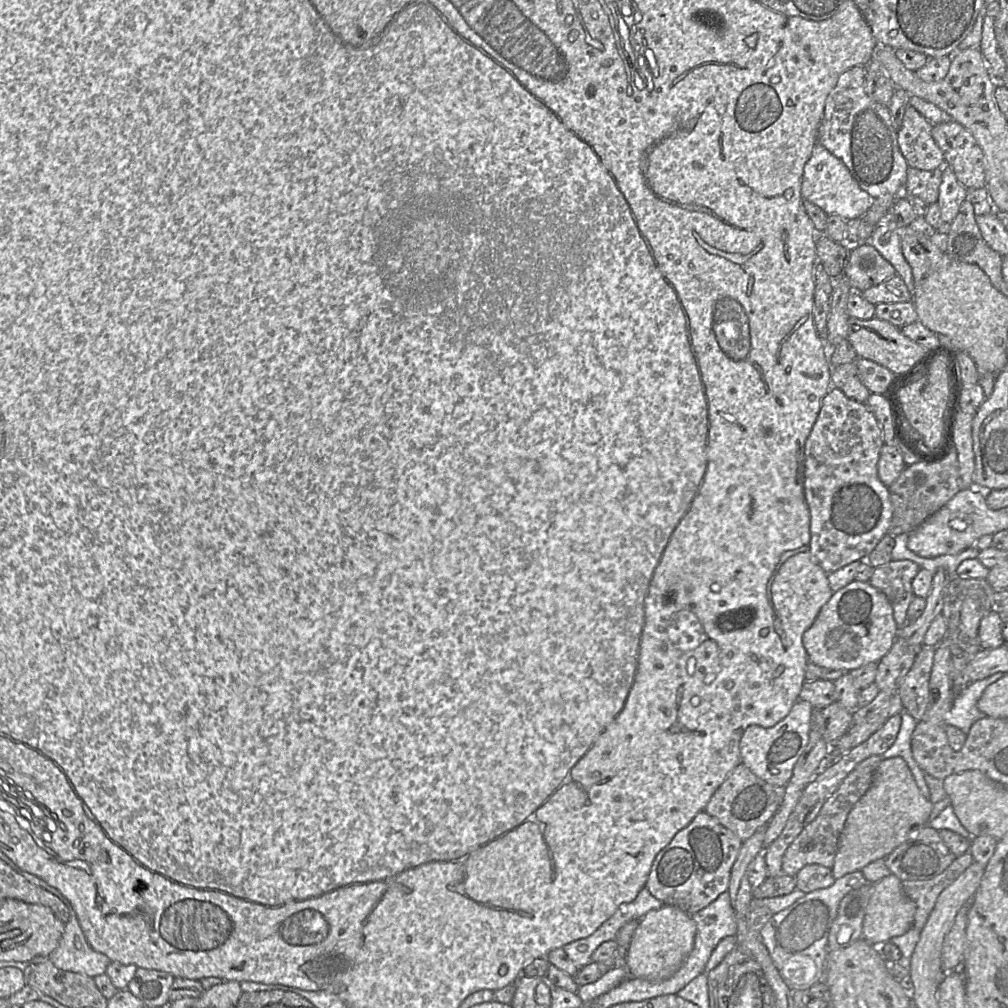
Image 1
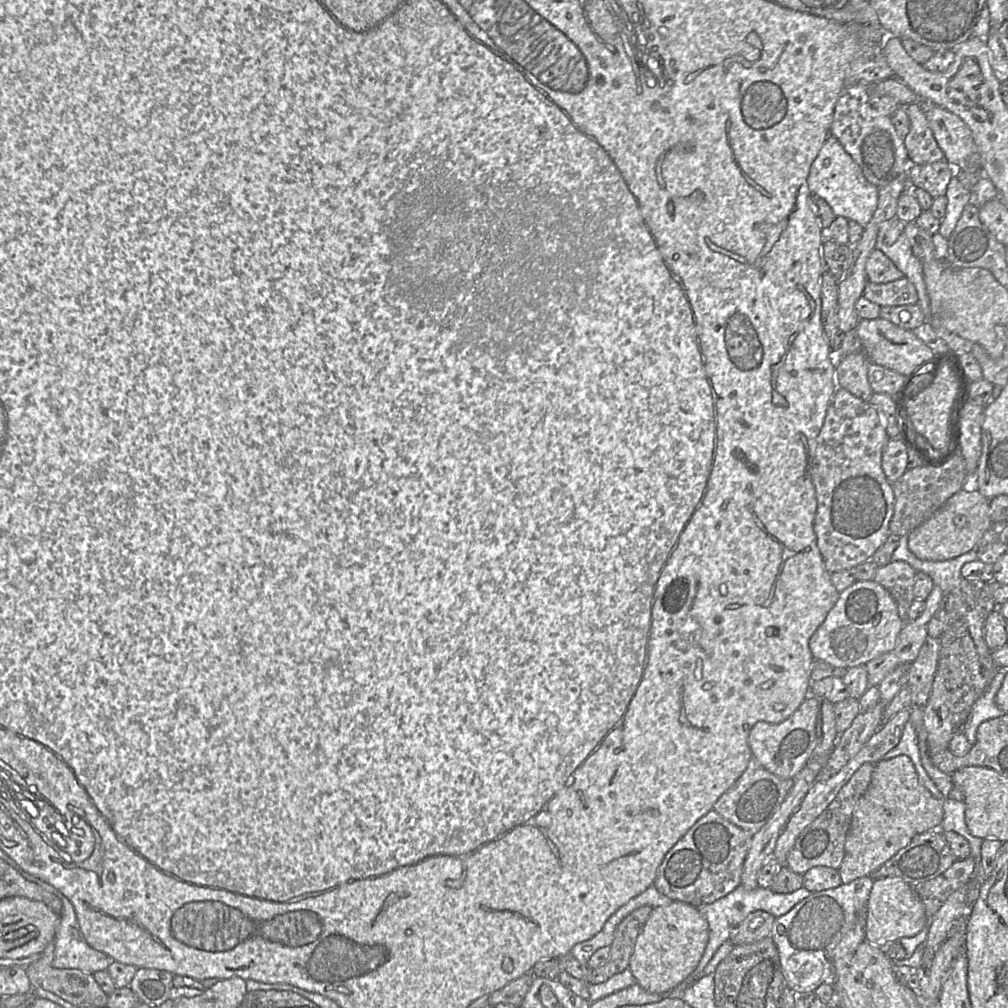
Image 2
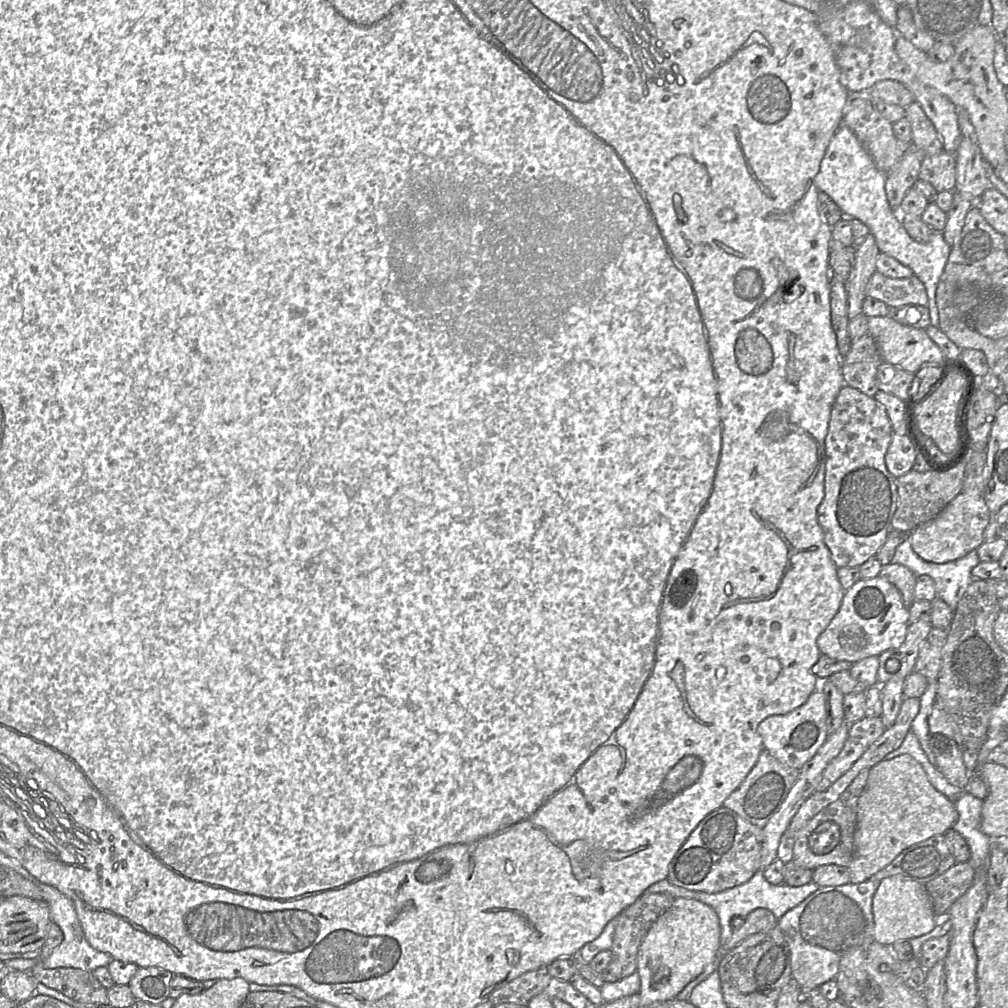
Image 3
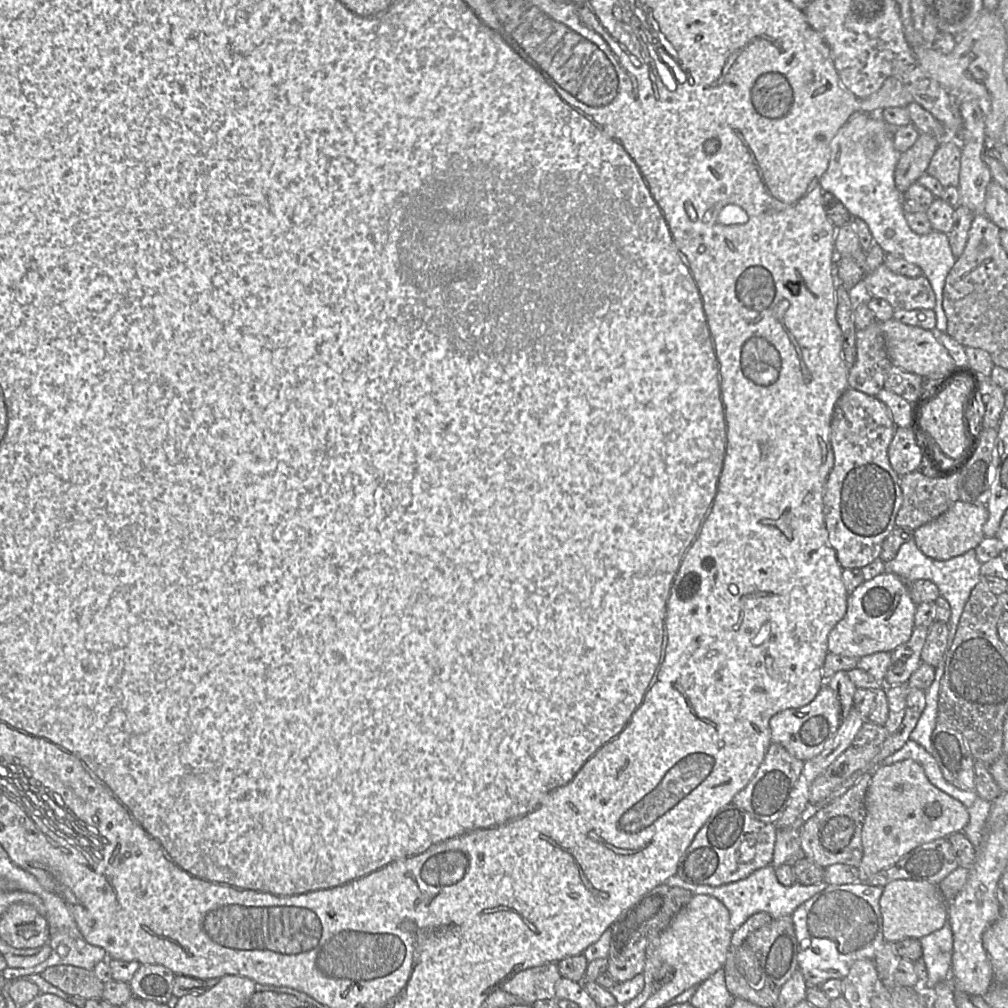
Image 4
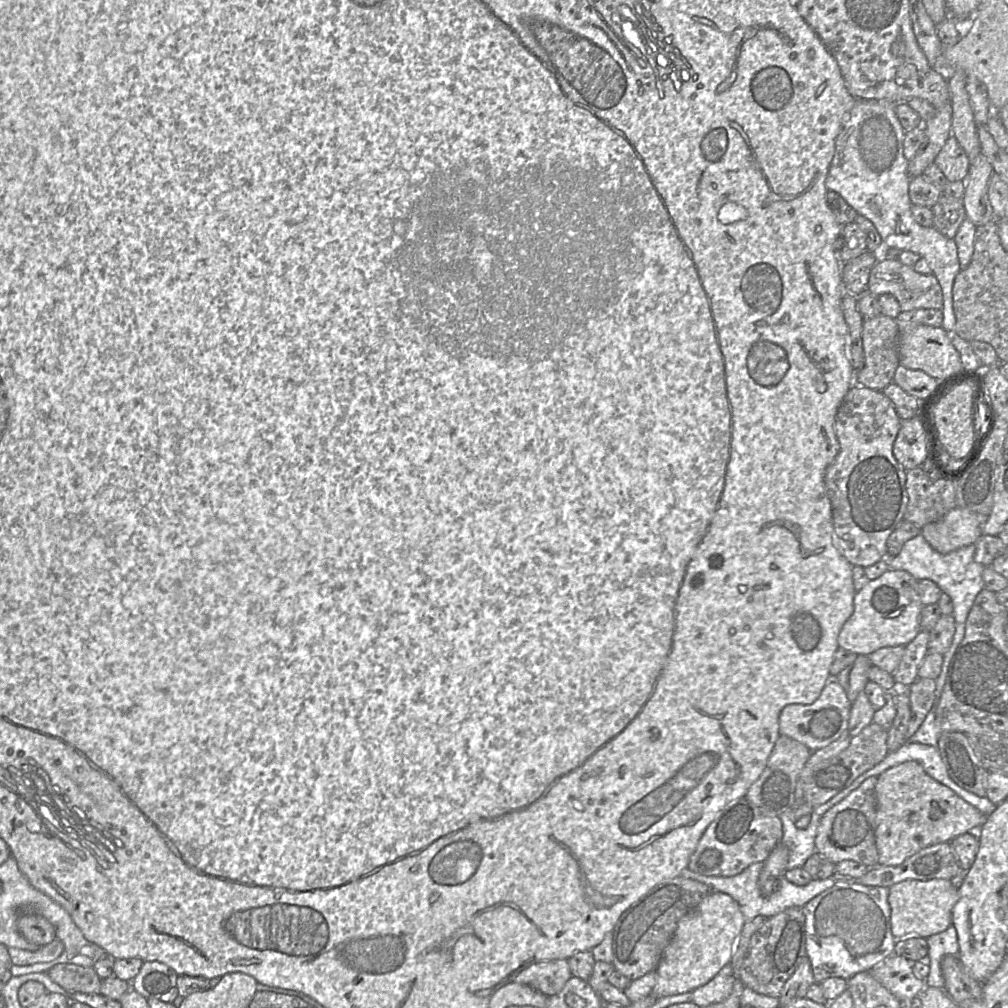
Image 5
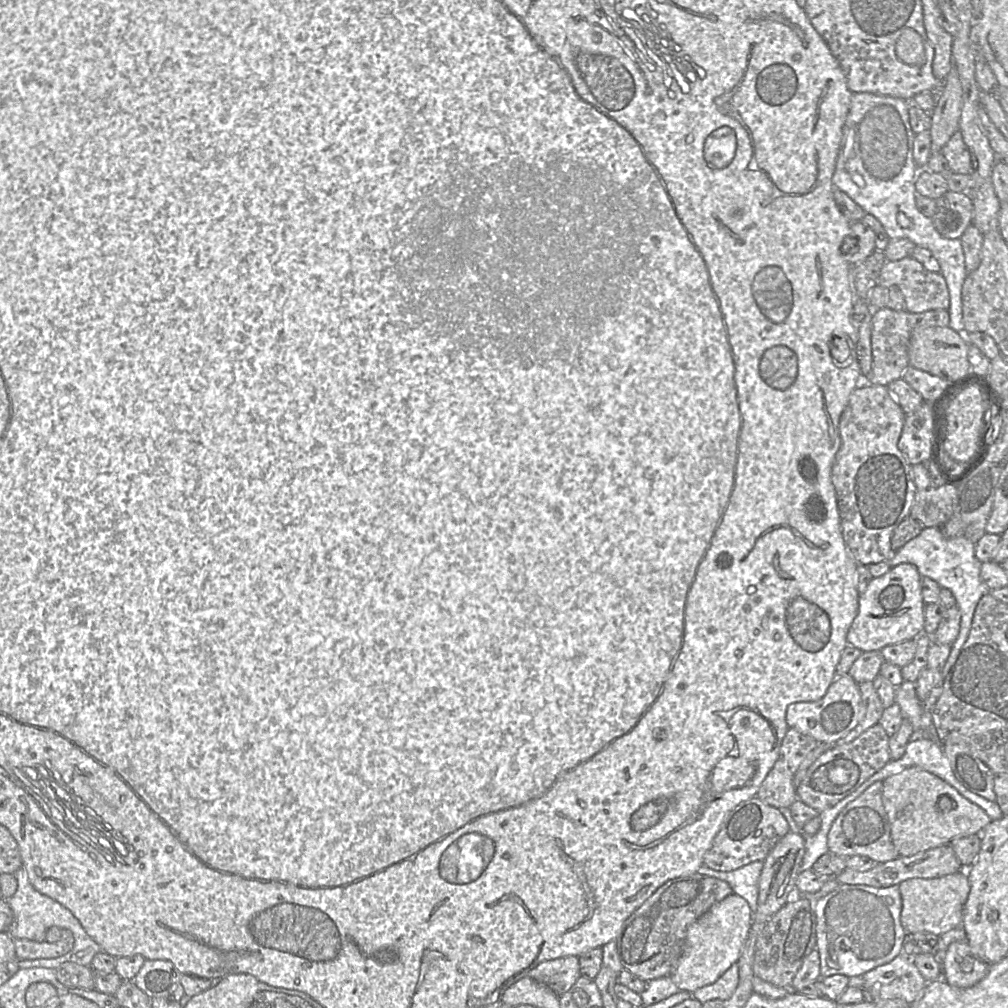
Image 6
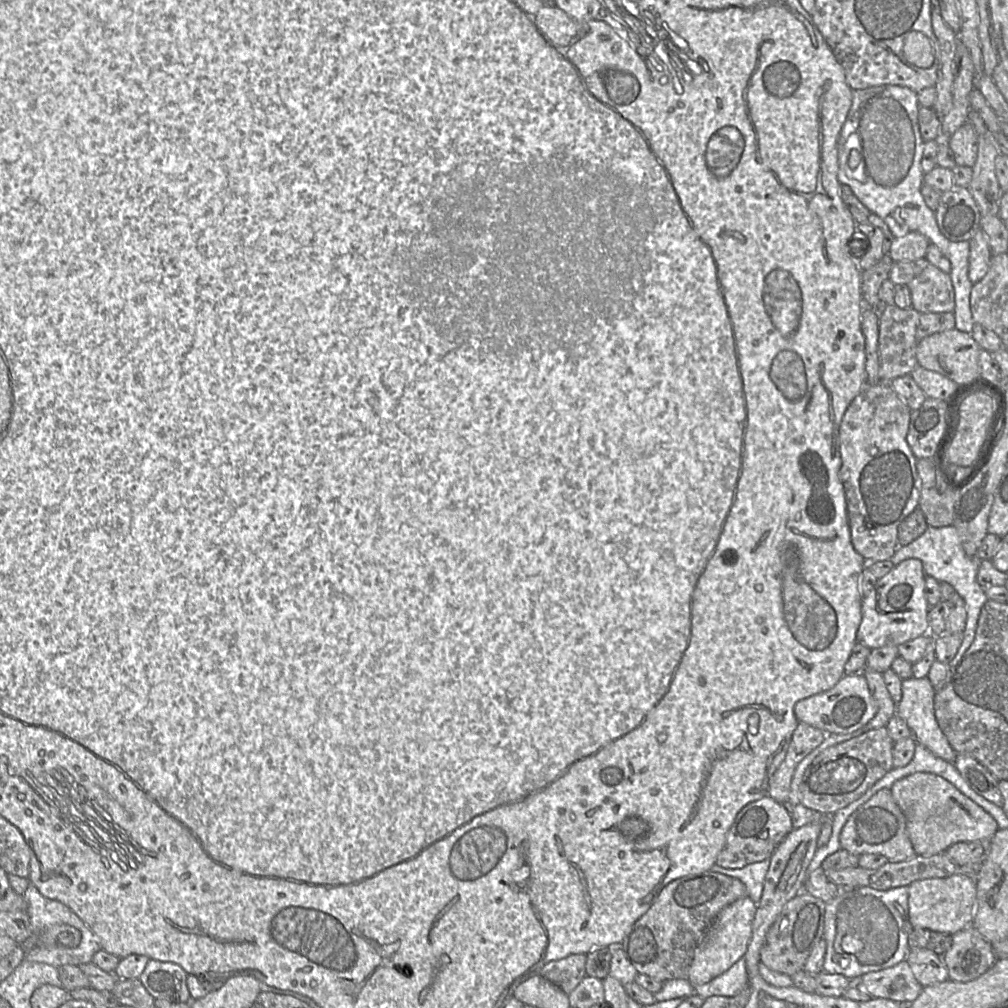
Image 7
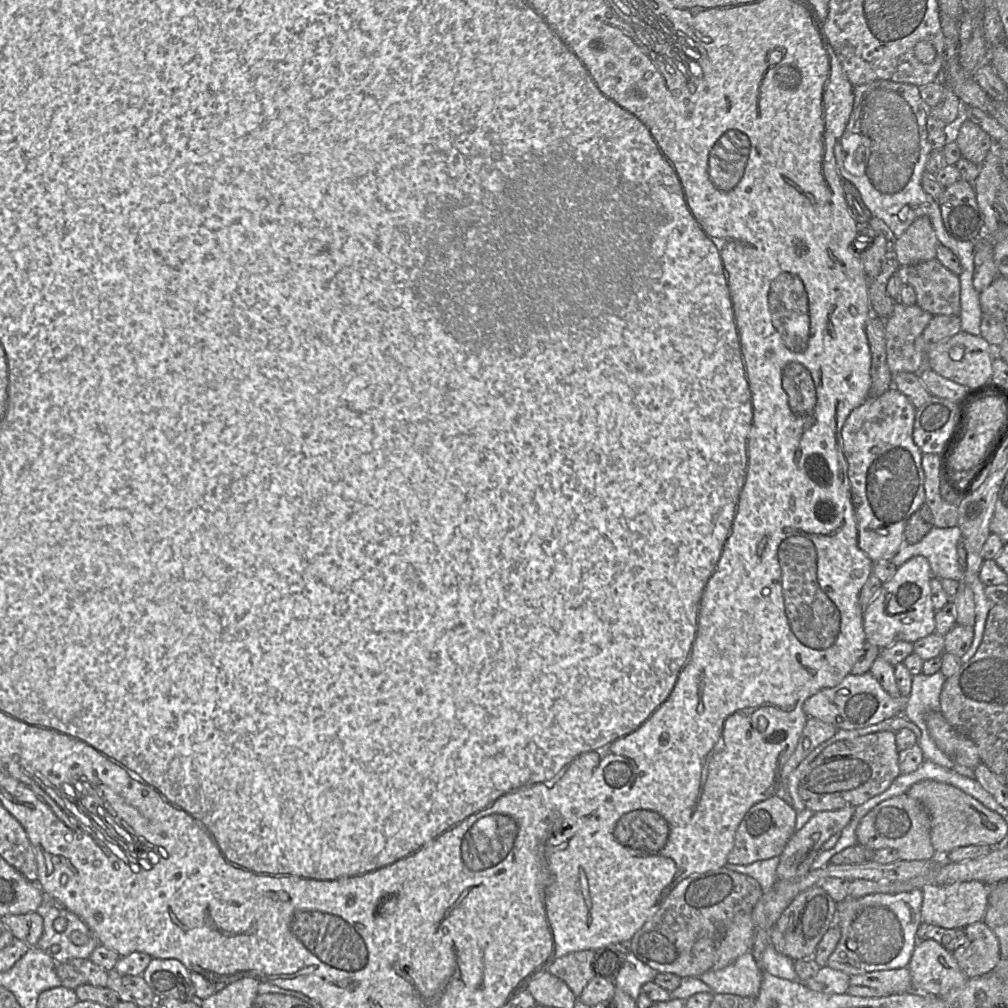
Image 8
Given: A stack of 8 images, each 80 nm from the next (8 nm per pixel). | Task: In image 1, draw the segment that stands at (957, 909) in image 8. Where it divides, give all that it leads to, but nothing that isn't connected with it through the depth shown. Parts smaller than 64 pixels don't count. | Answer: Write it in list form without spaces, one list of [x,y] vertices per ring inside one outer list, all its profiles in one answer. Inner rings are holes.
[[[890,874],[873,884],[862,925],[862,938],[868,943],[880,947],[896,936],[901,936],[913,926],[916,904],[908,898],[902,888],[902,881]]]

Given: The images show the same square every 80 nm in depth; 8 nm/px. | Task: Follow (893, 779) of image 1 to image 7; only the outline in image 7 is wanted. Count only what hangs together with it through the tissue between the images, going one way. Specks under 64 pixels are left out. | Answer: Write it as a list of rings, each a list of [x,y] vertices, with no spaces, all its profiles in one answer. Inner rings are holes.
[[[916,772],[896,781],[890,790],[905,815],[909,838],[919,856],[946,852],[958,842],[988,842],[1000,829],[992,815],[939,775]]]

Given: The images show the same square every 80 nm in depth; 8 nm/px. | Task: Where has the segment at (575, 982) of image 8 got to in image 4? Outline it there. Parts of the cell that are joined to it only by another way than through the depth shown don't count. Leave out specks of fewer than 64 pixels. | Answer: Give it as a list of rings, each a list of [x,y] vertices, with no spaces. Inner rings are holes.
[[[549,963],[518,972],[500,989],[532,1005],[538,1000],[554,998],[556,983],[561,978],[557,963]]]

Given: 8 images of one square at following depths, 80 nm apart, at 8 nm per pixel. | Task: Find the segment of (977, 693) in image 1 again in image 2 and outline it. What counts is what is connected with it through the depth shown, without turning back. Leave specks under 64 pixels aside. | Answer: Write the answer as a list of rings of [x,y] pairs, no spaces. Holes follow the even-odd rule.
[[[1005,670],[998,671],[984,694],[975,702],[967,722],[961,729],[972,745],[976,741],[976,732],[981,723],[1005,715],[995,702],[996,694],[1004,679]]]

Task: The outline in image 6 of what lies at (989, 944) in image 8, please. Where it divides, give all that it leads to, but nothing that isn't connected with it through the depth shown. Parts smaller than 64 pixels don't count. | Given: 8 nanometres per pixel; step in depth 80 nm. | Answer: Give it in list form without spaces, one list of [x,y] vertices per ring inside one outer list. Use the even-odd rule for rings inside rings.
[[[966,940],[955,941],[943,959],[942,979],[953,987],[968,988],[985,977],[989,966],[973,953]]]

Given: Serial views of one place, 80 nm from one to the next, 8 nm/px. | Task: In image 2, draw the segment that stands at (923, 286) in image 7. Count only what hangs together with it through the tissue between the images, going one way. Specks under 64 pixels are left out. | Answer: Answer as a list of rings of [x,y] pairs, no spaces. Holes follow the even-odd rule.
[[[906,277],[888,282],[867,282],[863,297],[879,306],[901,306],[918,303],[914,284]]]

